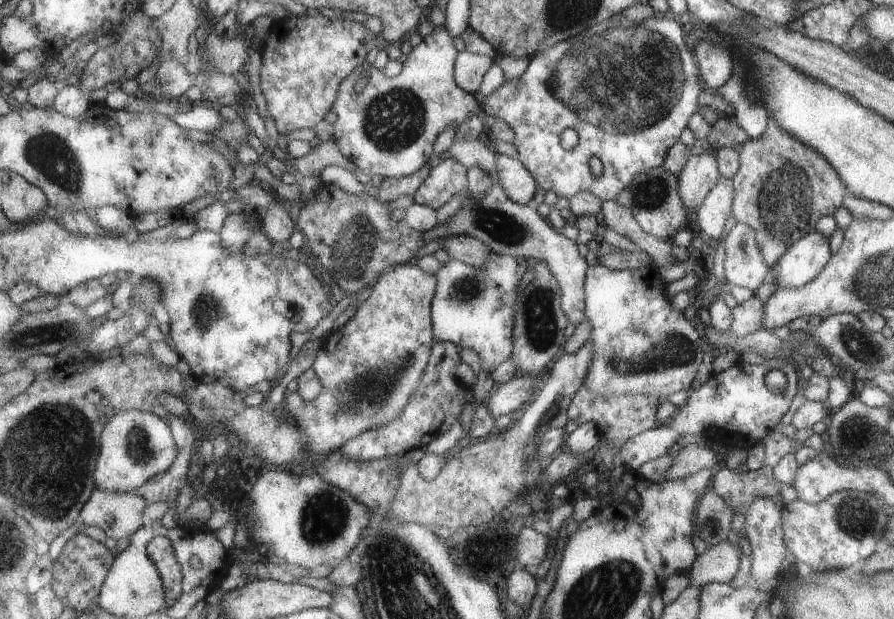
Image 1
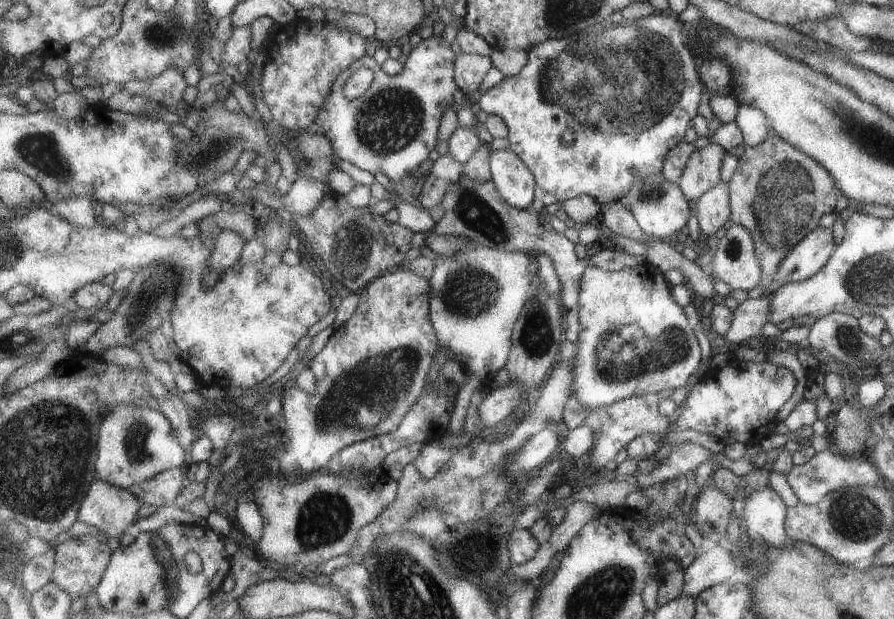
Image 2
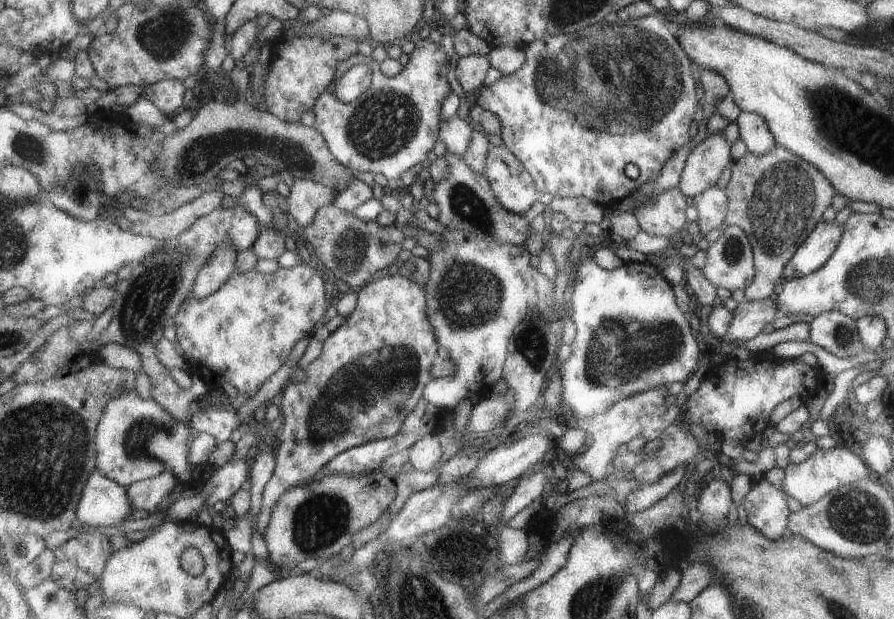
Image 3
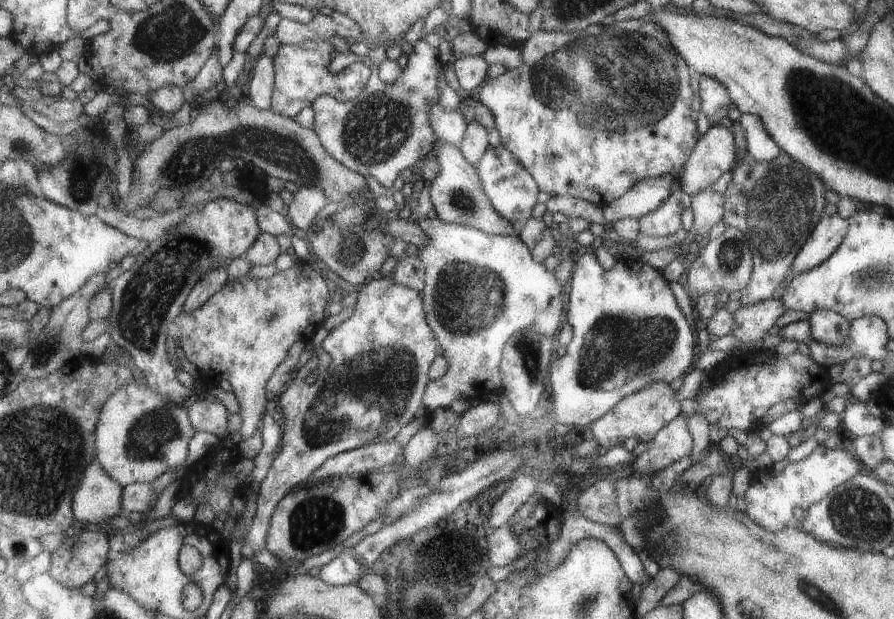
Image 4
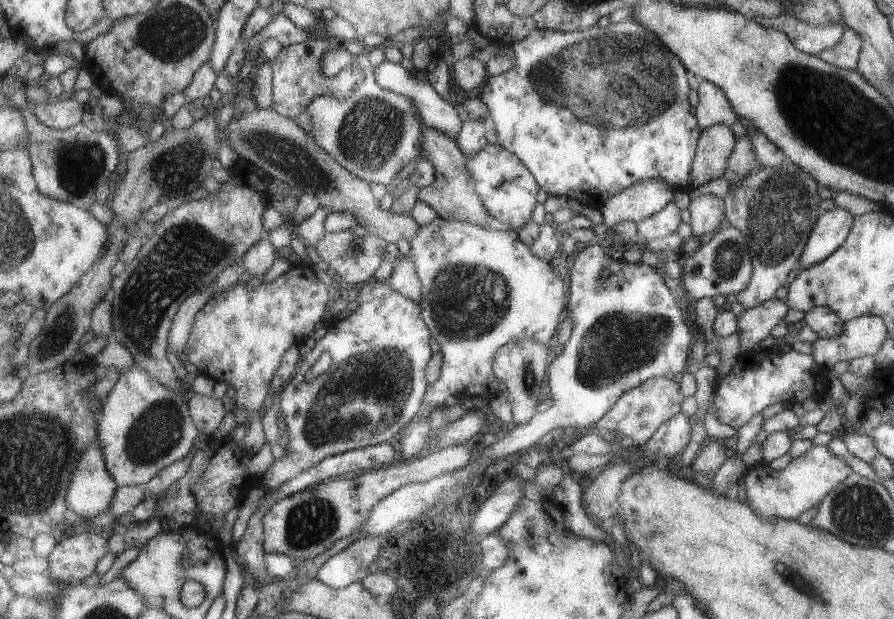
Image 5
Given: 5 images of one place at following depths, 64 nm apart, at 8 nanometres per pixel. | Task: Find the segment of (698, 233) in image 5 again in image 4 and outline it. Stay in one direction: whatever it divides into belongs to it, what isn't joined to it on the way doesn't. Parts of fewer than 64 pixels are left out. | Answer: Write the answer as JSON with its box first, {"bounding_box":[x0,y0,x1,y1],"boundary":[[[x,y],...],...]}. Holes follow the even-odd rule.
{"bounding_box":[691,190,725,240],"boundary":[[[705,190],[701,194],[697,194],[695,198],[691,198],[691,212],[695,216],[691,234],[699,240],[703,234],[709,234],[709,230],[725,220],[725,194],[719,192],[711,192]]]}

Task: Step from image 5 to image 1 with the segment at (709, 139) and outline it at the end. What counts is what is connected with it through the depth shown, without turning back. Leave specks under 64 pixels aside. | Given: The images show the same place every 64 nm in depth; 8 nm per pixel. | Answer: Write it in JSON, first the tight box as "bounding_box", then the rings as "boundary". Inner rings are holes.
{"bounding_box":[679,150,721,210],"boundary":[[[709,150],[707,154],[693,156],[679,174],[679,194],[689,210],[699,210],[721,180],[715,152]]]}

